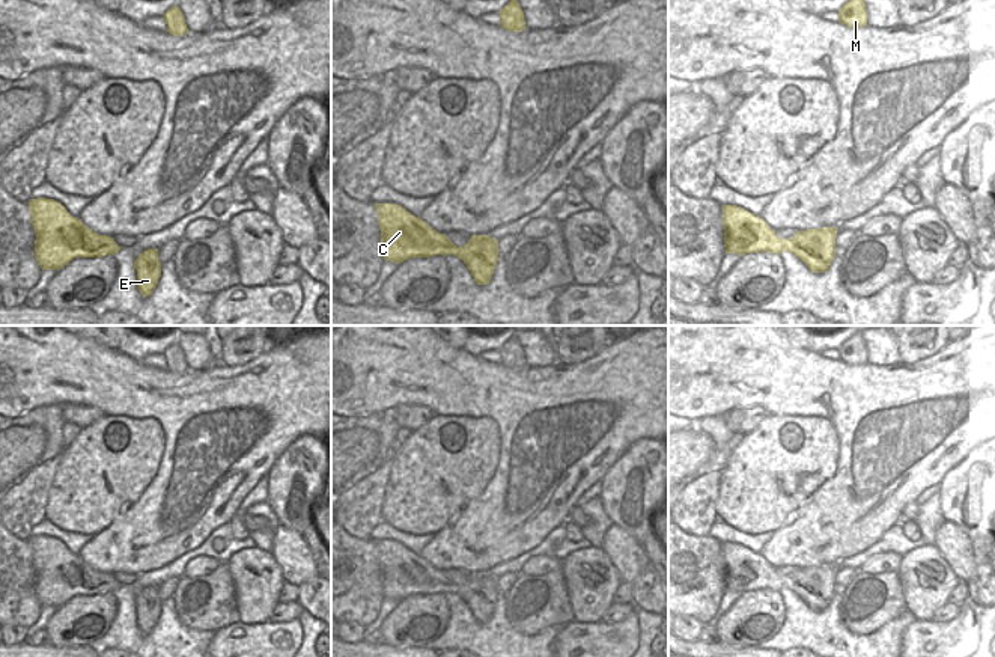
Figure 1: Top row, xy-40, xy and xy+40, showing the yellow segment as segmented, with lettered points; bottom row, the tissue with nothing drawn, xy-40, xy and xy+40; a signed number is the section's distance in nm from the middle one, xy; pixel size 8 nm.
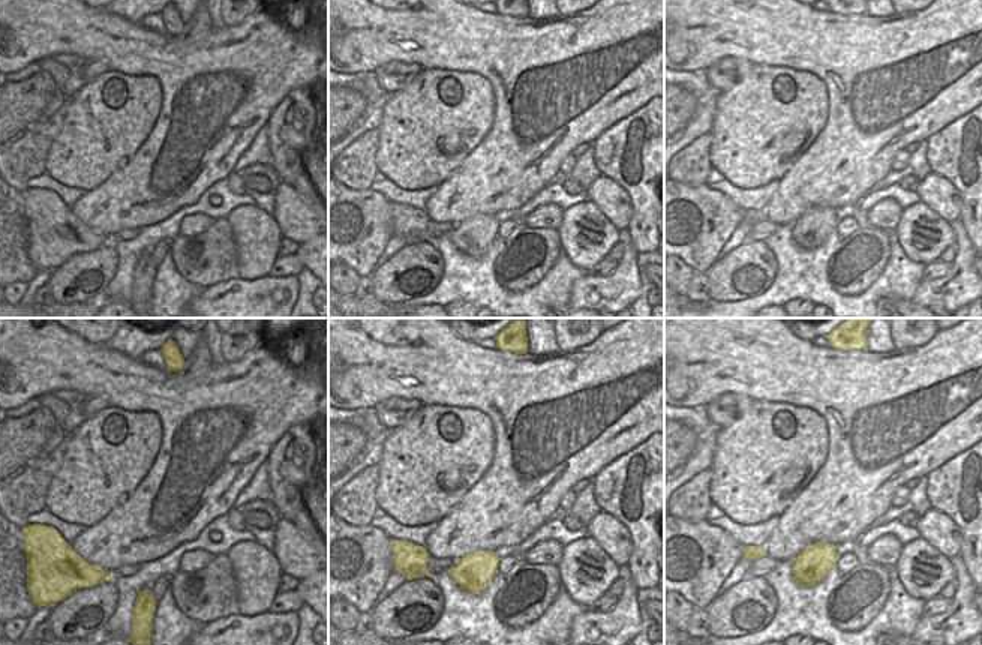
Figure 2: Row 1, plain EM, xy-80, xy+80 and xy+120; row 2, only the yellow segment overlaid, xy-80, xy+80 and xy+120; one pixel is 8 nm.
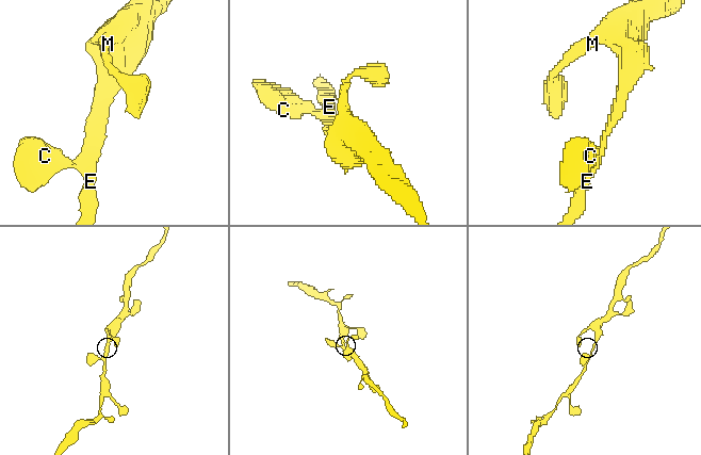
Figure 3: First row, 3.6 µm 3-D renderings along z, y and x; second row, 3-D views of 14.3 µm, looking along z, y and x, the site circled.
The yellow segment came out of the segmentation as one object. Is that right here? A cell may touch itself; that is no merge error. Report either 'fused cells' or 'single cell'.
single cell

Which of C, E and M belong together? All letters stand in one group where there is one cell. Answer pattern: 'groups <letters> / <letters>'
groups C E M

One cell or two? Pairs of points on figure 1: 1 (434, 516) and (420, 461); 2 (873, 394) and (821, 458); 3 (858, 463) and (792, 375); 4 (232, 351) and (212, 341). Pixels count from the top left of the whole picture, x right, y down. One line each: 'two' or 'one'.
1: one
2: two
3: one
4: two

